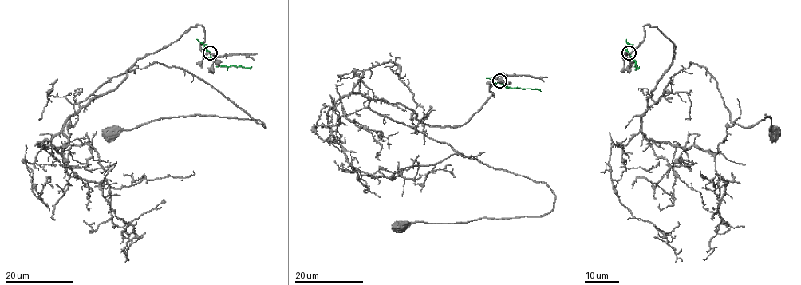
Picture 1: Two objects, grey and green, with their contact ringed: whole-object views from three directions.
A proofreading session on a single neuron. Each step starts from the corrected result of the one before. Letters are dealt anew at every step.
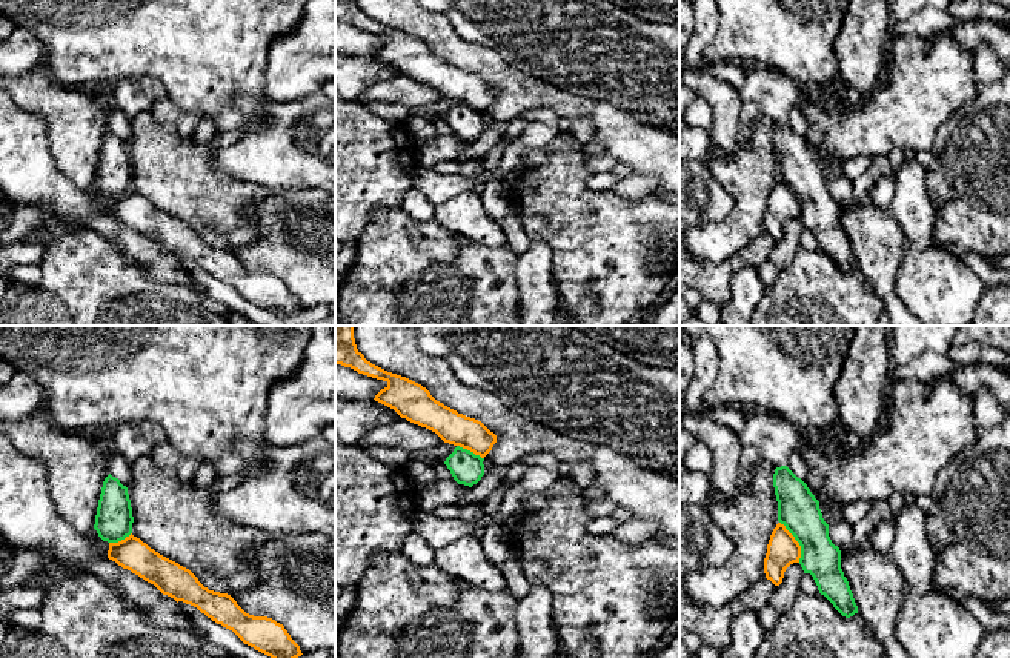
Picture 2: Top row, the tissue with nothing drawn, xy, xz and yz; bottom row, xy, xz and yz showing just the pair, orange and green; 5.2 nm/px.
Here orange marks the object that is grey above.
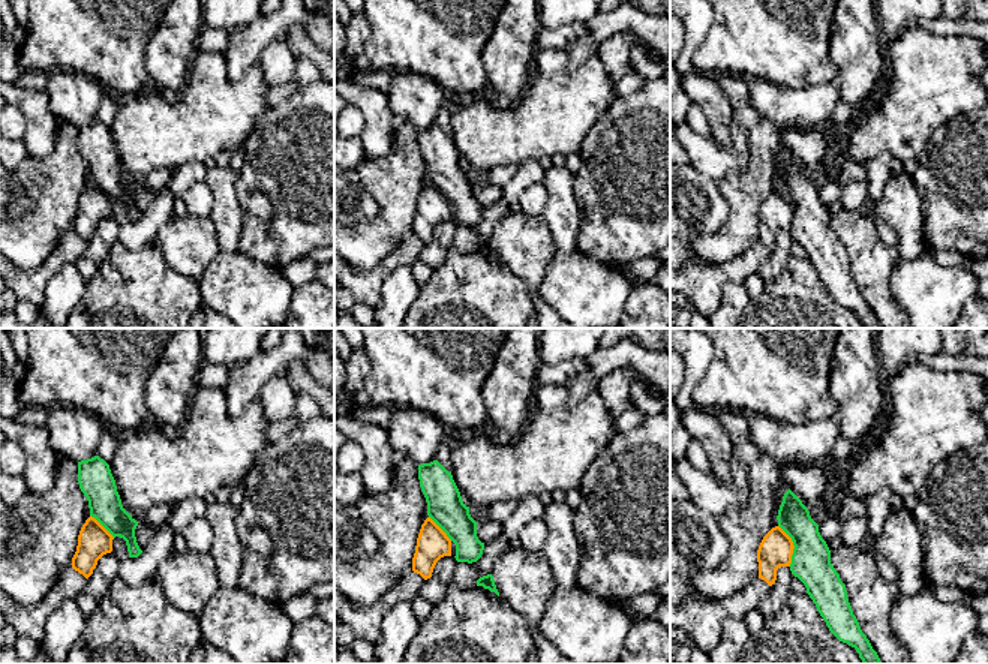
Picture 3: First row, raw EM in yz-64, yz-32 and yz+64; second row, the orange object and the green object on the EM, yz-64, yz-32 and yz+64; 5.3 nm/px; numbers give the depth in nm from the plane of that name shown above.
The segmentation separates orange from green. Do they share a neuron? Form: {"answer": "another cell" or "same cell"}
{"answer": "another cell"}

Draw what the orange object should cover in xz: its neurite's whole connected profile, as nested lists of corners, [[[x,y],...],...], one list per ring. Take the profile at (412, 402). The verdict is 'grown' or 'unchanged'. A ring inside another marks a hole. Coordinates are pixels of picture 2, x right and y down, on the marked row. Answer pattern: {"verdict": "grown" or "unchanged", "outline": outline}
{"verdict": "unchanged", "outline": [[[335,326],[335,364],[386,381],[387,386],[374,400],[394,409],[401,418],[435,432],[444,443],[467,449],[481,458],[497,443],[497,435],[481,421],[437,401],[421,384],[367,361],[357,349],[354,326]]]}

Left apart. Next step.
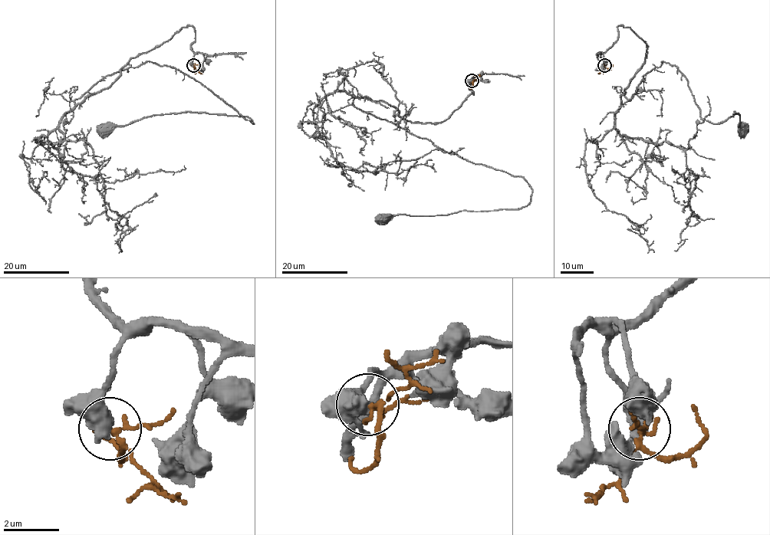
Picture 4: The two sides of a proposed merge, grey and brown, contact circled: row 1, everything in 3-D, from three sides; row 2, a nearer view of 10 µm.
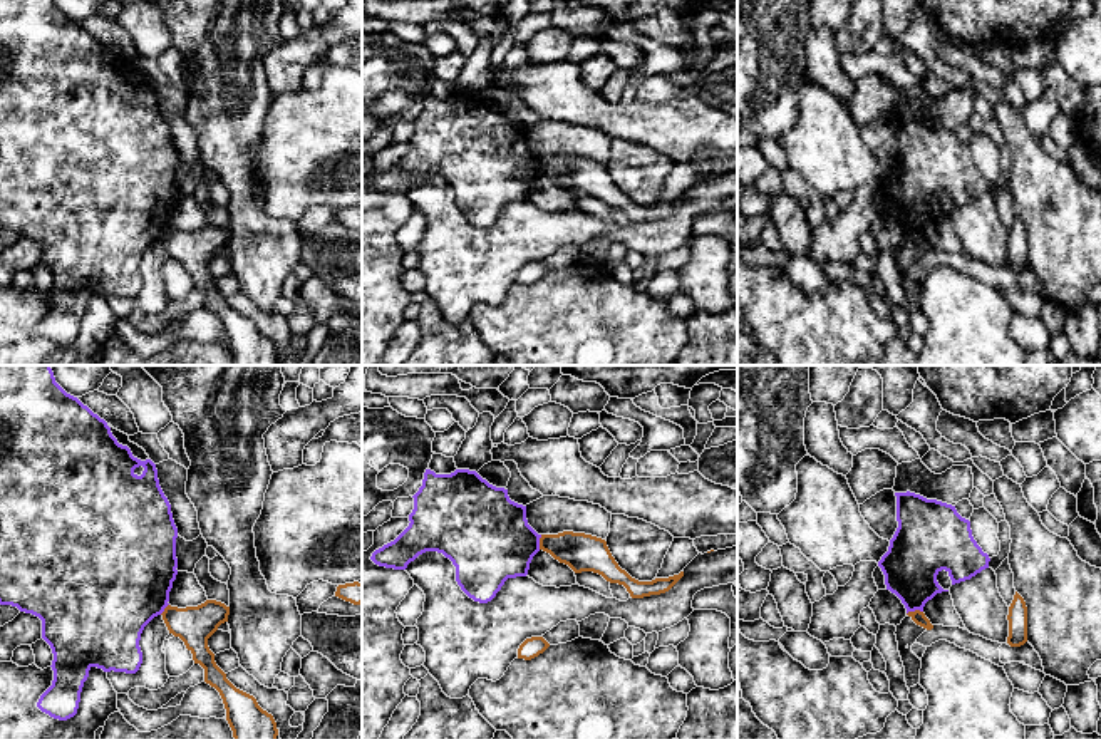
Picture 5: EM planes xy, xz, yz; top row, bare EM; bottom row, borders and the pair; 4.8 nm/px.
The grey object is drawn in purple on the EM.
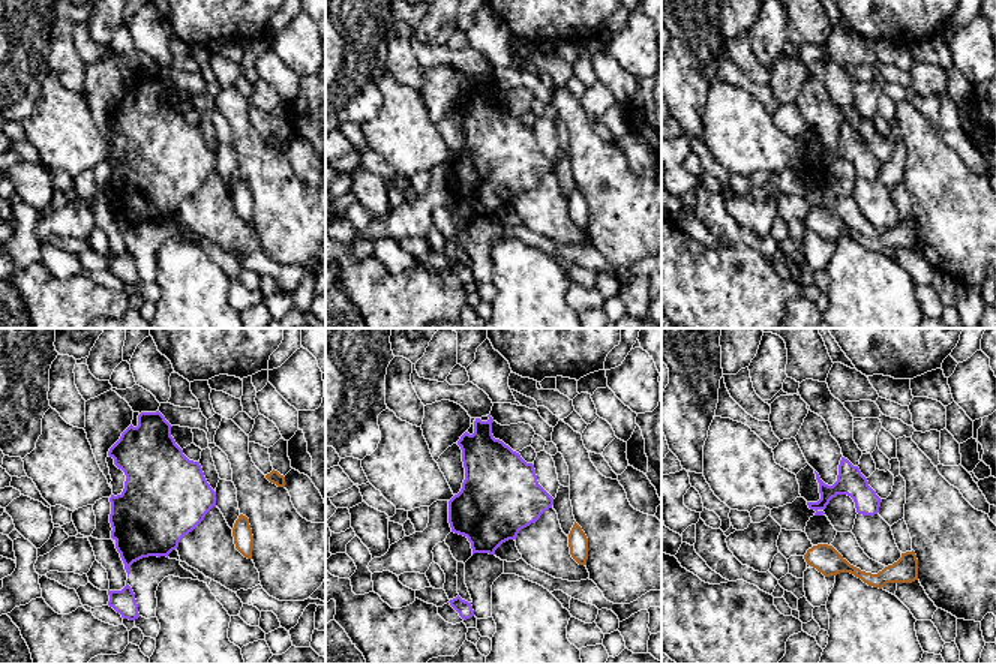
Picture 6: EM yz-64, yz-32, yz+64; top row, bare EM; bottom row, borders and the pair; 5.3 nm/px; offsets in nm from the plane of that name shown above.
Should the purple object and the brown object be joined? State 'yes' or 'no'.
no

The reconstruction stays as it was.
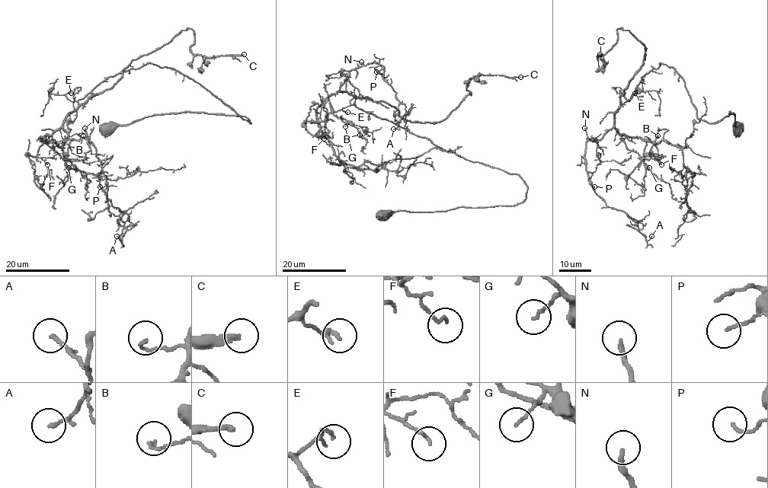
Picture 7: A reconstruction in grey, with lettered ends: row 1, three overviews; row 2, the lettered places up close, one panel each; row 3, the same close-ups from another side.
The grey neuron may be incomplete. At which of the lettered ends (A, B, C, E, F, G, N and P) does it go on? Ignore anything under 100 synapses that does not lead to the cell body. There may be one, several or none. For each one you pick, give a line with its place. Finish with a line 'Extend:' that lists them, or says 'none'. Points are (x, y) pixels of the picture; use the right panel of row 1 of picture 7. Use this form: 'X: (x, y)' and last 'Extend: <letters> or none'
C: (600, 54)
Extend: C

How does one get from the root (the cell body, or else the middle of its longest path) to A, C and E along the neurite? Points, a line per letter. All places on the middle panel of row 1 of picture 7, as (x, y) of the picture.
A: (385, 215), (527, 192), (358, 108), (340, 90), (352, 70), (382, 66), (407, 113), (393, 129)
C: (385, 215), (516, 205), (527, 186), (354, 101), (440, 122), (475, 76), (520, 77)
E: (385, 215), (516, 205), (526, 198), (527, 186), (516, 174), (470, 161), (353, 105), (342, 109), (347, 112)

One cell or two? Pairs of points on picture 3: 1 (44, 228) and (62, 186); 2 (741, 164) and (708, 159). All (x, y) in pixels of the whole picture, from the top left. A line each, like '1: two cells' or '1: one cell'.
1: one cell
2: one cell

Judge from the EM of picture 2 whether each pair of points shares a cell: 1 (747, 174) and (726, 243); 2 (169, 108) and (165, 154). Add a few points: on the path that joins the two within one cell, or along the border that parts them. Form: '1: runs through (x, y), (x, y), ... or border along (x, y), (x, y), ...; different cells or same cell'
1: runs through (747, 191), (747, 219), (740, 226); same cell
2: border along (149, 112), (191, 137); different cells

